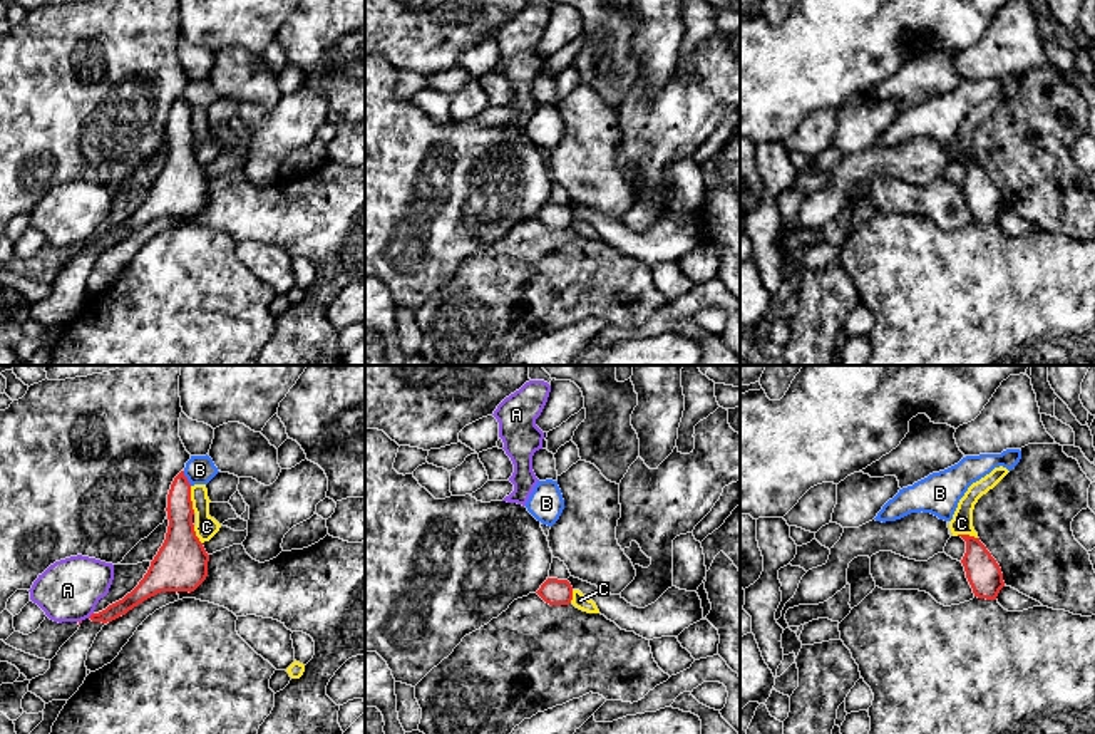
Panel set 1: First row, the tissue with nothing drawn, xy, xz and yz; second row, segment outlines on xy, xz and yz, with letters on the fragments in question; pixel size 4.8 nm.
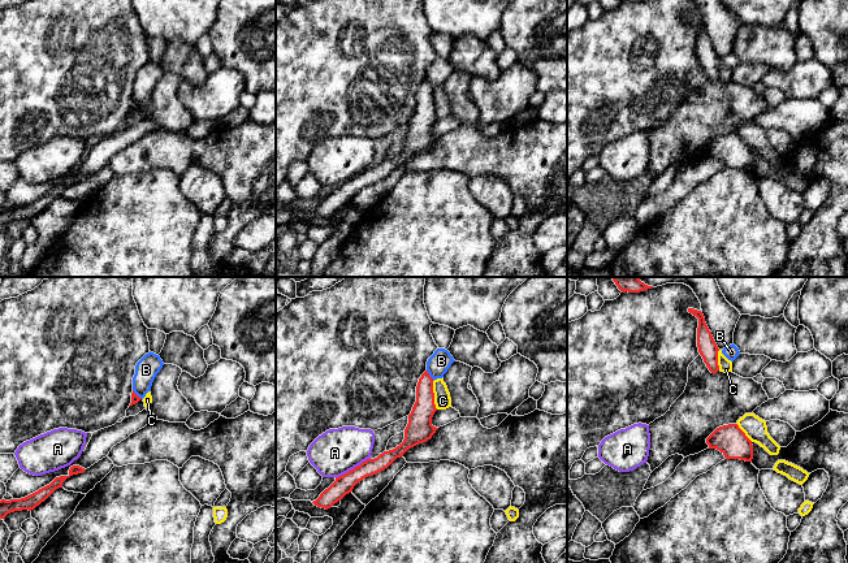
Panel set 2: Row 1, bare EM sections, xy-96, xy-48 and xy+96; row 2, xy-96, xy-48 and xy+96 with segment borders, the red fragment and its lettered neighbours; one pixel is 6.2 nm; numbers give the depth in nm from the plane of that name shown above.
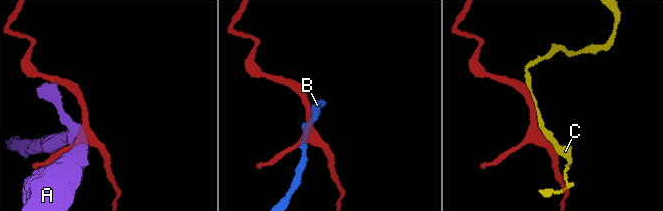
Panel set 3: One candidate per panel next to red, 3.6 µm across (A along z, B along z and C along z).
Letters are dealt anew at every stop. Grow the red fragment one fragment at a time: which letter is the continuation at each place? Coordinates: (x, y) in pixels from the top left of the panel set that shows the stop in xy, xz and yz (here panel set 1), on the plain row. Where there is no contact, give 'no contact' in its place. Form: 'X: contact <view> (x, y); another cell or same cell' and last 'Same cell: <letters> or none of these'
A: contact xy (91, 240); another cell
B: contact xy (186, 103); another cell
C: contact xy (190, 124); another cell
Same cell: none of these

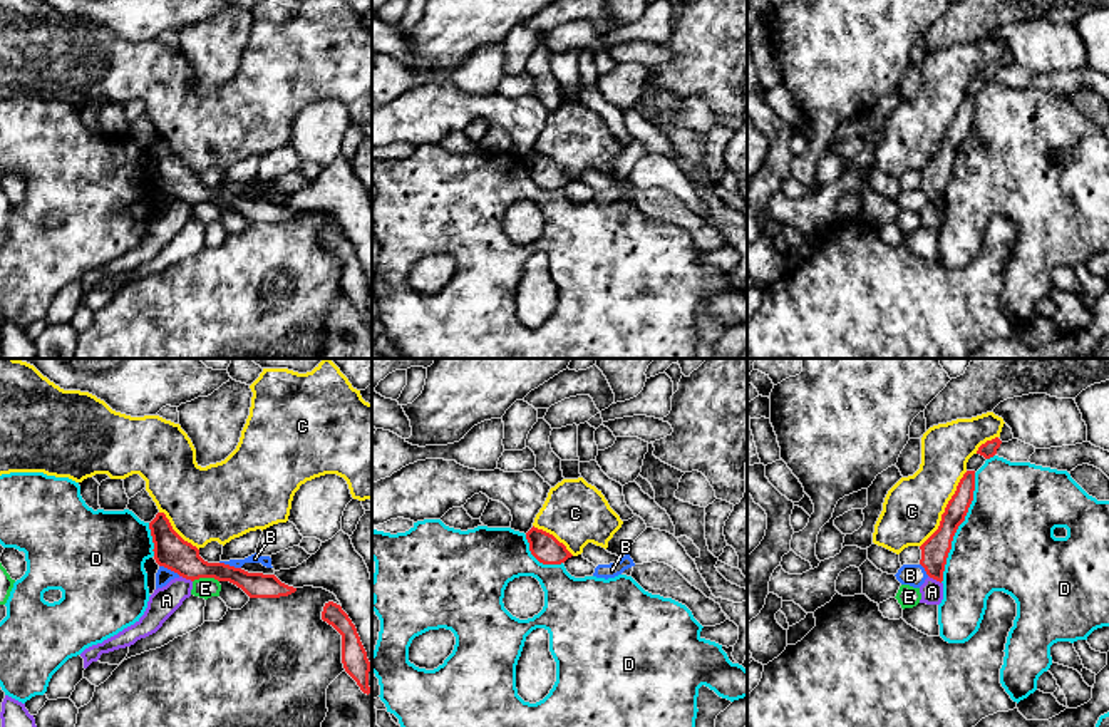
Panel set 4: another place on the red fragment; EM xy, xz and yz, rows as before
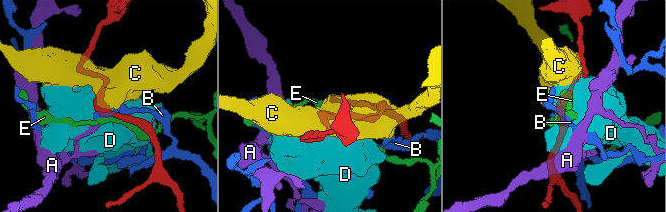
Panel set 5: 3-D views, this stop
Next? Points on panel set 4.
A: contact xy (186, 203); another cell
B: contact xy (230, 191); another cell
C: contact yz (945, 134); another cell
D: contact yz (957, 153); another cell
E: contact xy (205, 201); another cell
Same cell: none of these

